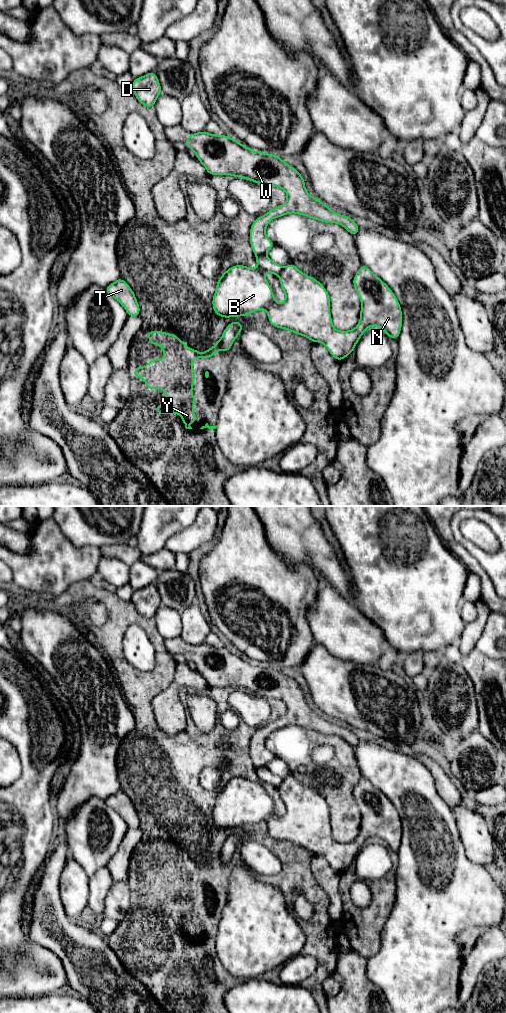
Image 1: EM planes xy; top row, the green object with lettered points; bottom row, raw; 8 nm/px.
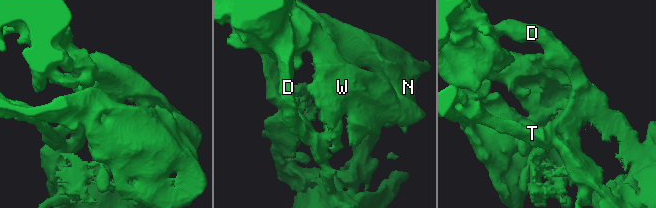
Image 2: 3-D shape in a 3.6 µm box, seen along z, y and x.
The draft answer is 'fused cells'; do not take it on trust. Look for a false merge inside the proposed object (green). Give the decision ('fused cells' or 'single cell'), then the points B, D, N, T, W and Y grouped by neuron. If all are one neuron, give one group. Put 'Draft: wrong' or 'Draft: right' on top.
Draft: right
fused cells | B D N T W / Y

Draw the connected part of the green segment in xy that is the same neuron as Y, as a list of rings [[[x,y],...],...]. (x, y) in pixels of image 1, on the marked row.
[[[147,331],[146,336],[150,343],[156,347],[162,346],[163,359],[151,359],[145,367],[135,367],[133,377],[141,377],[146,382],[147,389],[163,389],[165,391],[165,401],[160,406],[154,408],[157,414],[180,414],[181,421],[185,423],[186,429],[192,429],[190,424],[197,421],[197,415],[193,413],[193,406],[197,399],[192,395],[192,387],[195,385],[193,378],[196,372],[192,369],[192,362],[197,358],[212,358],[221,350],[221,338],[211,349],[206,349],[199,353],[196,349],[186,346],[176,334],[169,334],[163,331]]]

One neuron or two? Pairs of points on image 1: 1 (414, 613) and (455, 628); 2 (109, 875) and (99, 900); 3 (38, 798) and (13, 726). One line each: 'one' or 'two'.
1: one
2: one
3: one

